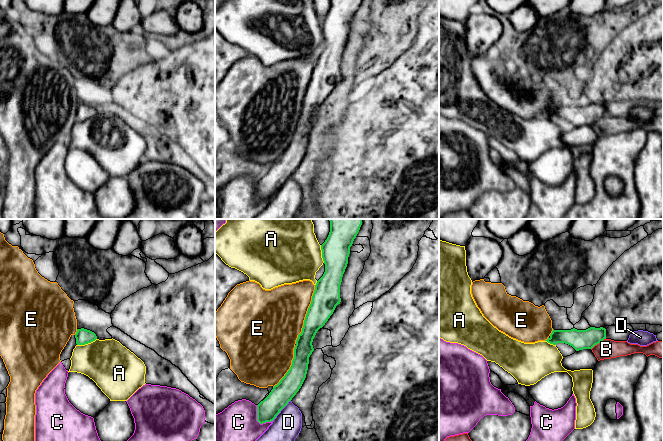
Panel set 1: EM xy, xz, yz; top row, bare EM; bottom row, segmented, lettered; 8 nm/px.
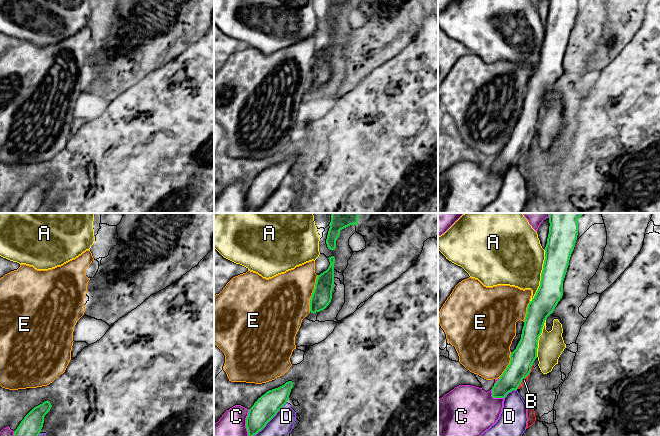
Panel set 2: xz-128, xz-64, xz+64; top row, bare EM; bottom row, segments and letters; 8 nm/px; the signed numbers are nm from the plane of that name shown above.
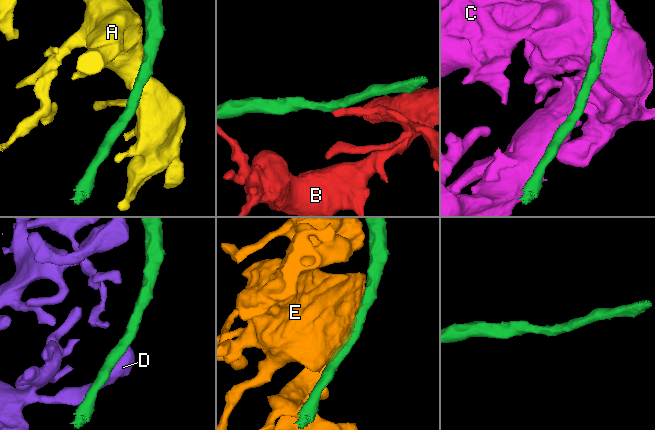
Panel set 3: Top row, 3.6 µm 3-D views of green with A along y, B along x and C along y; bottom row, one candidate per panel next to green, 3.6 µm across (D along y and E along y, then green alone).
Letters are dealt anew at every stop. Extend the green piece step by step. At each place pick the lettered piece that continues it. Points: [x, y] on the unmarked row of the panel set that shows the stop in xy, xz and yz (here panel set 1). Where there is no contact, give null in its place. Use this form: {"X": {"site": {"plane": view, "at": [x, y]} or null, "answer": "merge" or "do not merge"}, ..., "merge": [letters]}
{"A": {"site": {"plane": "xy", "at": [86, 119]}, "answer": "do not merge"}, "B": {"site": {"plane": "yz", "at": [598, 119]}, "answer": "do not merge"}, "C": {"site": {"plane": "xz", "at": [257, 196]}, "answer": "do not merge"}, "D": {"site": {"plane": "xz", "at": [281, 185]}, "answer": "do not merge"}, "E": {"site": {"plane": "xz", "at": [306, 90]}, "answer": "do not merge"}, "merge": []}

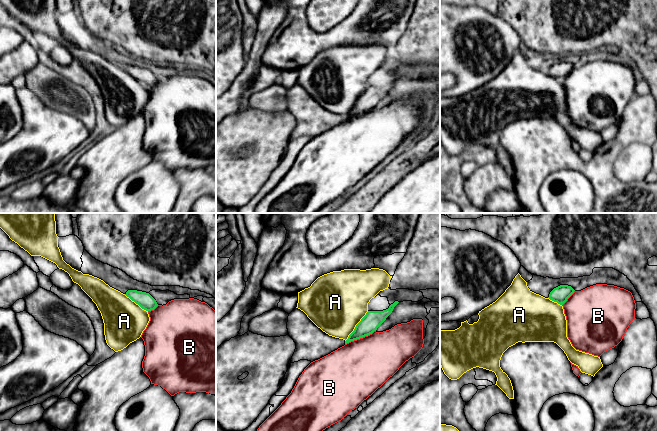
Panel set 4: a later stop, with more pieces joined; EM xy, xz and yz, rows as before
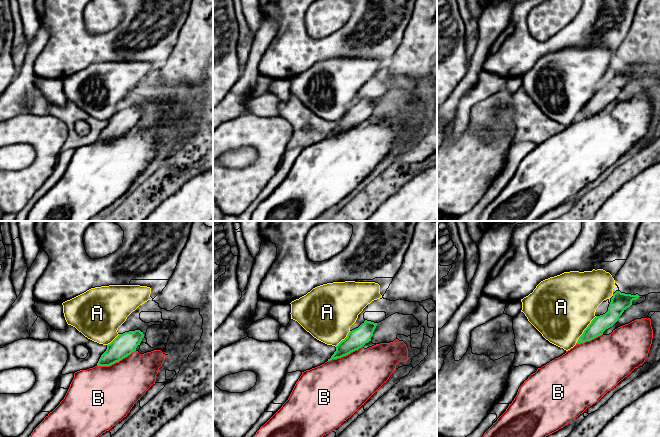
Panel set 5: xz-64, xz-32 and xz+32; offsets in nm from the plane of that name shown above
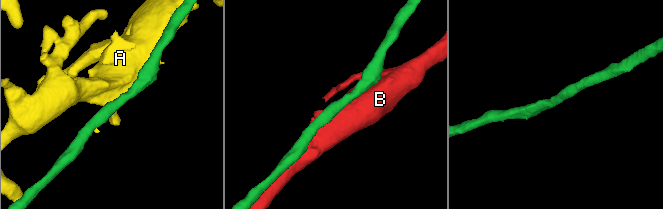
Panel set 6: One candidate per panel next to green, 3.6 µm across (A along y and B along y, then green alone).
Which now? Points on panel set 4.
{"A": {"site": {"plane": "xz", "at": [356, 102]}, "answer": "do not merge"}, "B": {"site": {"plane": "xz", "at": [360, 113]}, "answer": "do not merge"}, "merge": []}

